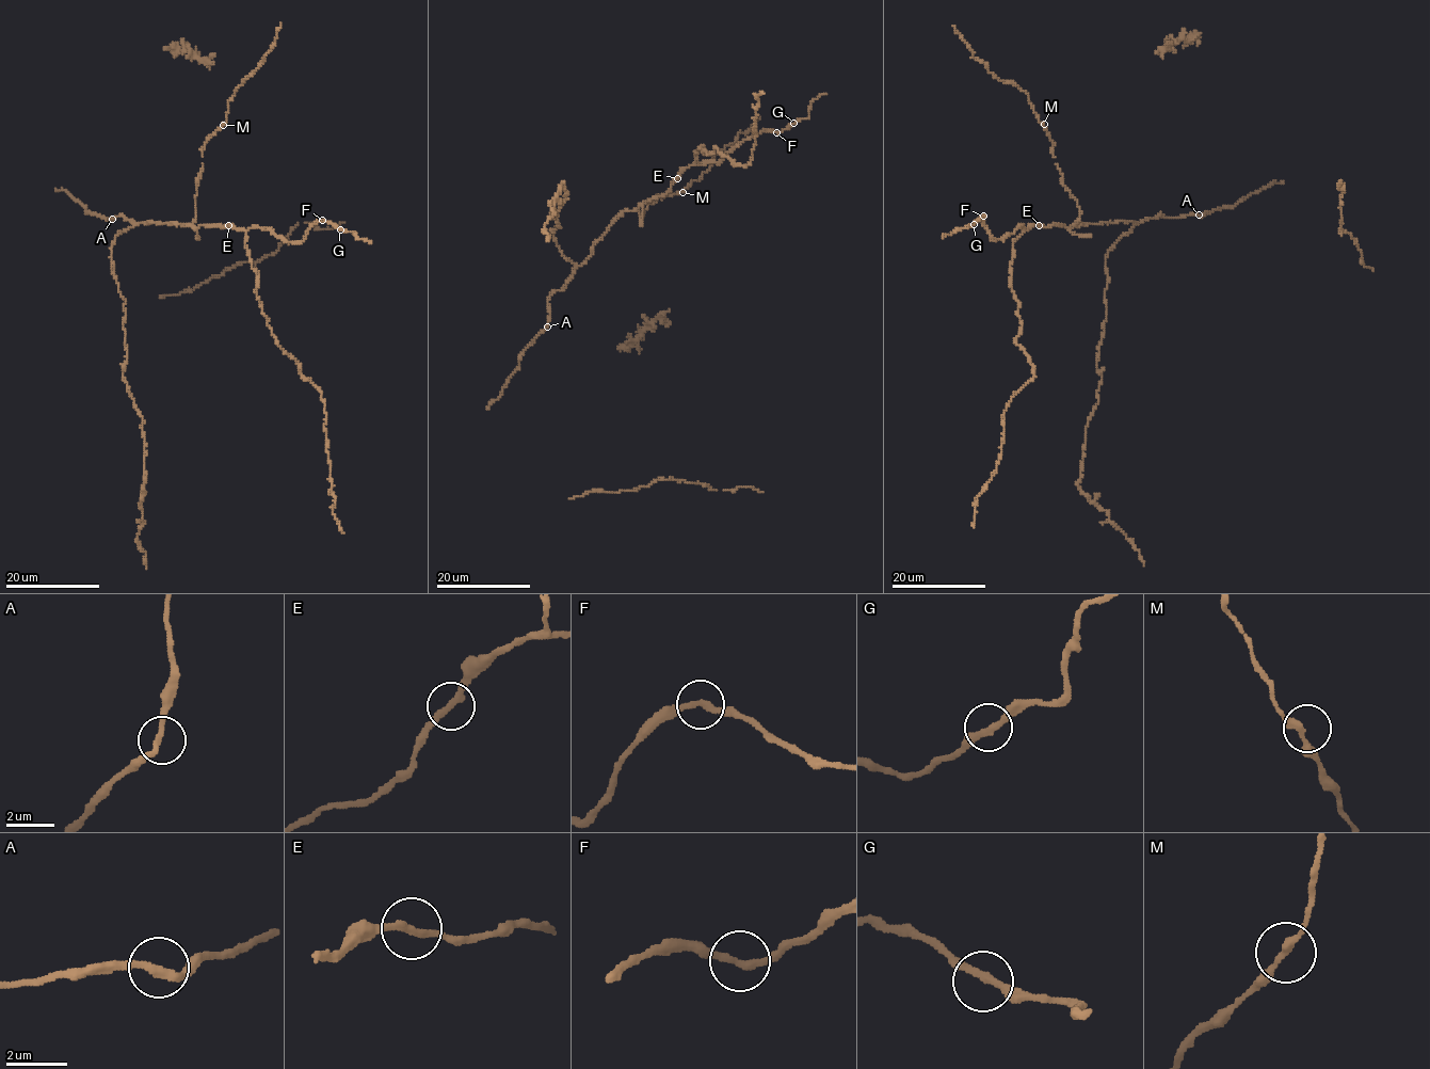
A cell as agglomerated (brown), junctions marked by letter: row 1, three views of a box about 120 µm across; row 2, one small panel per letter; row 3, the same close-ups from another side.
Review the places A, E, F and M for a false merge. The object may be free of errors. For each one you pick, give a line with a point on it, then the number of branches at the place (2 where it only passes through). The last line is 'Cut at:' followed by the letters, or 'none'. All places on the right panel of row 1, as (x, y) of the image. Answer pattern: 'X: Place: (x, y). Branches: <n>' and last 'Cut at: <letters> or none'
Cut at: none

